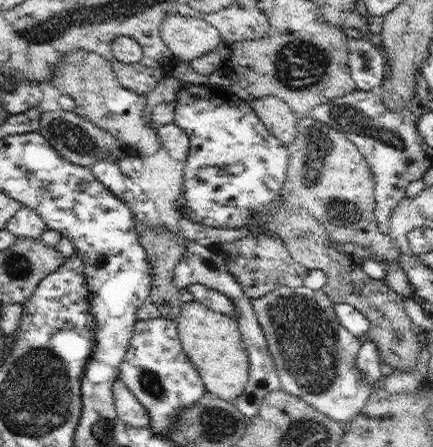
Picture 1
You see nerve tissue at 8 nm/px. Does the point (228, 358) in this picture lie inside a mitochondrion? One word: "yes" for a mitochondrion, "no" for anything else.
no

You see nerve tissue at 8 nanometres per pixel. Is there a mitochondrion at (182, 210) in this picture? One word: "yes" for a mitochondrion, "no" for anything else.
no

